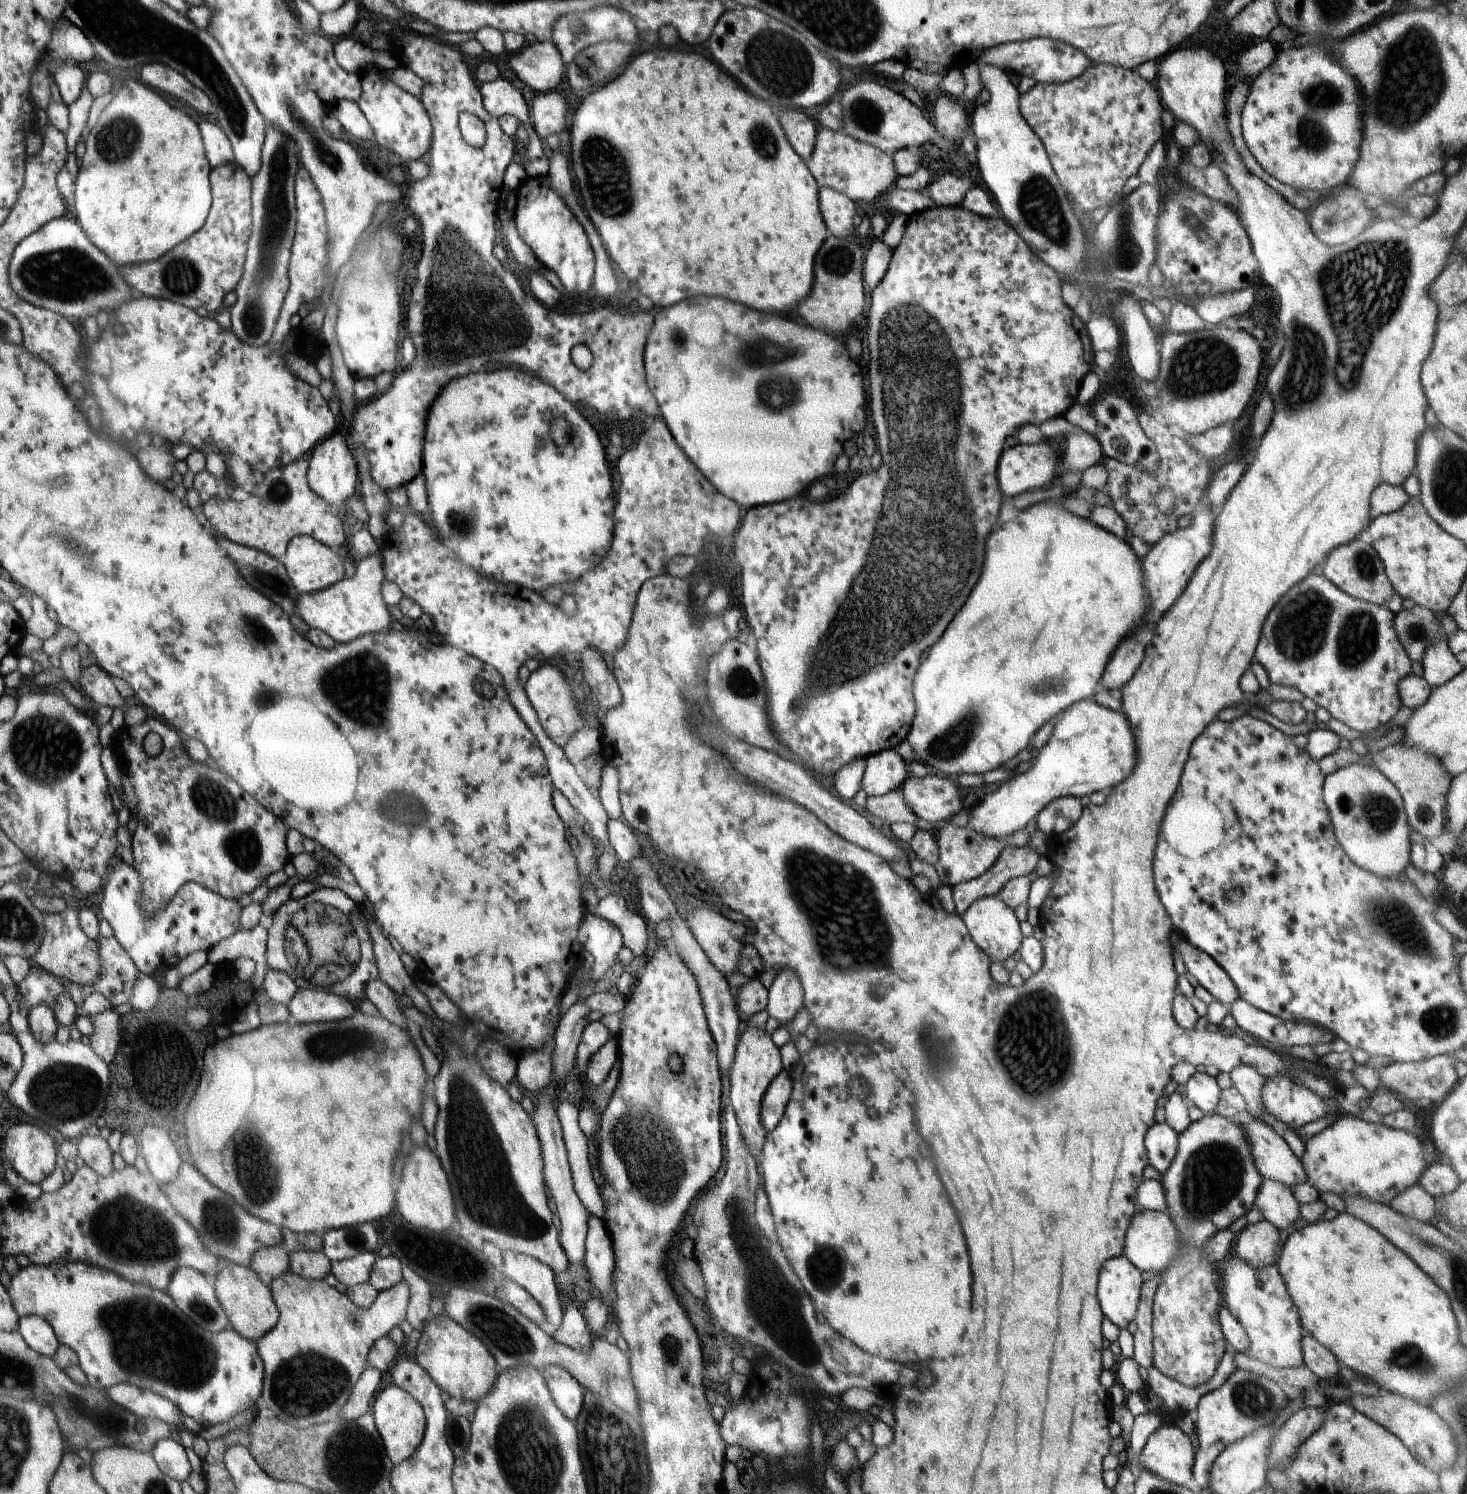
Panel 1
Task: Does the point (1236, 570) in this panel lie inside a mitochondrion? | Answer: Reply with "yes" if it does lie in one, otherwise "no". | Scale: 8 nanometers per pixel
no

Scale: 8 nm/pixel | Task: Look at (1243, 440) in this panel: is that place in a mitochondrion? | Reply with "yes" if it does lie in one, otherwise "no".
no

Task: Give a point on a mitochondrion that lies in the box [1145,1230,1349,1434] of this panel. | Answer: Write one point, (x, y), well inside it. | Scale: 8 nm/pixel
(1251, 1397)

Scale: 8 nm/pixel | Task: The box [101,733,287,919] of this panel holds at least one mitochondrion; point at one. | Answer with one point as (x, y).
(243, 850)

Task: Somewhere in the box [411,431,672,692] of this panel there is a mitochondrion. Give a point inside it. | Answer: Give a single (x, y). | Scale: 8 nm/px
(462, 525)

